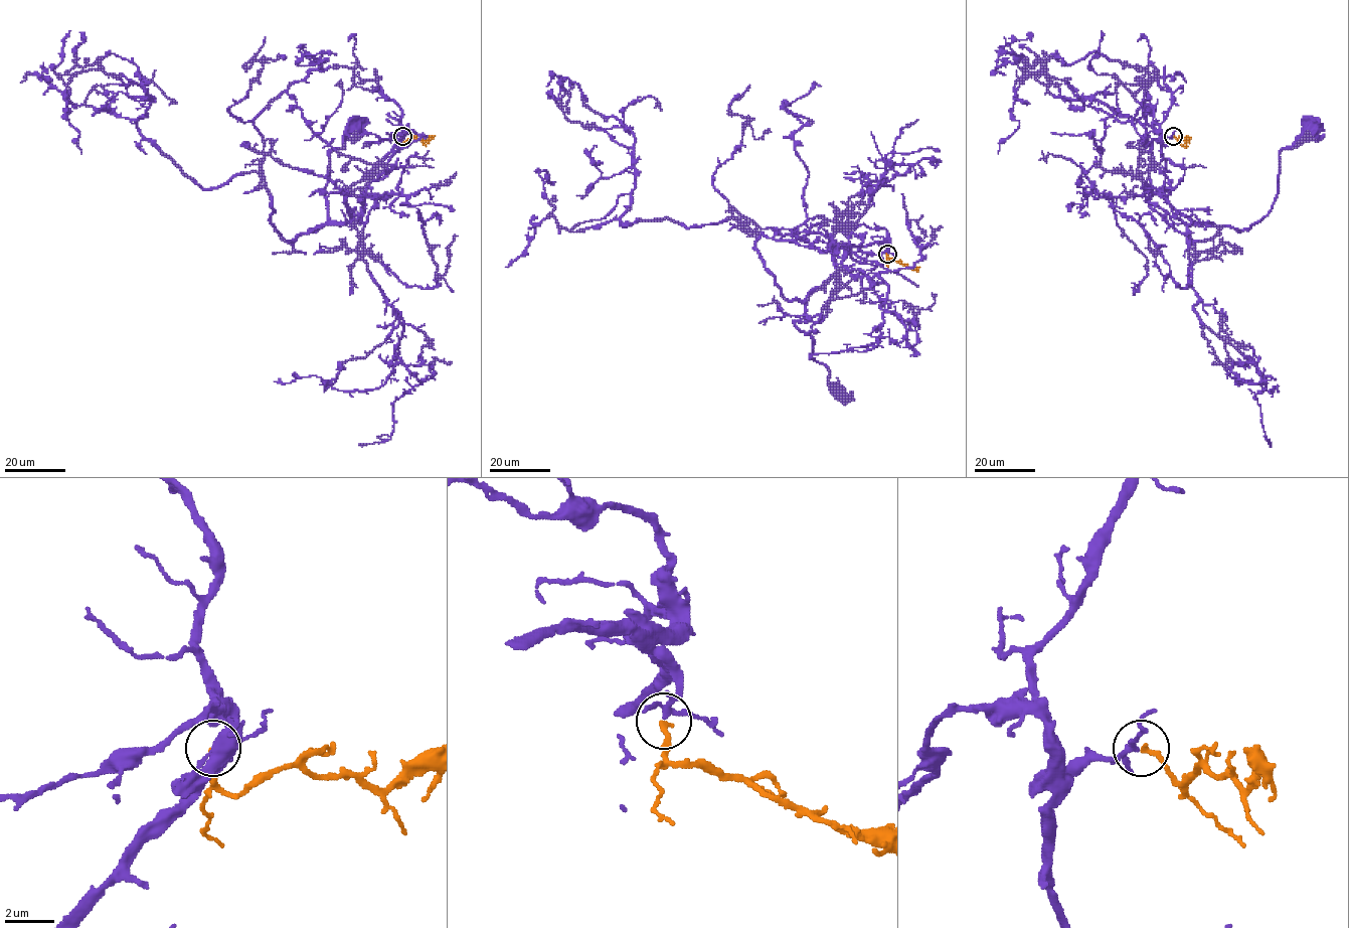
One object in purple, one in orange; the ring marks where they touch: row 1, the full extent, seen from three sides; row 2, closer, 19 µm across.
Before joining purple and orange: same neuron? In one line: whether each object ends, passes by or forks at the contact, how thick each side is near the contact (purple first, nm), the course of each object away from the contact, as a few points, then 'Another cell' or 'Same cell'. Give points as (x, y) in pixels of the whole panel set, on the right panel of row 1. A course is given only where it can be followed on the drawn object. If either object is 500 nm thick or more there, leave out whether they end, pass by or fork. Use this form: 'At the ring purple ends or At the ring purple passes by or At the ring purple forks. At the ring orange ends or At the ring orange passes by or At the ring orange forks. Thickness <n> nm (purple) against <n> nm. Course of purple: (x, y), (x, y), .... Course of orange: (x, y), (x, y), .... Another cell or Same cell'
At the ring purple forks. At the ring orange ends. Thickness 170 nm (purple) against 200 nm. Course of purple: (1173, 136), (1162, 143), (1172, 212), (1188, 223), (1240, 230), (1269, 212), (1279, 153), (1314, 126). Course of orange: (1173, 136), (1178, 142), (1180, 138), (1186, 141), (1186, 136). Same cell

